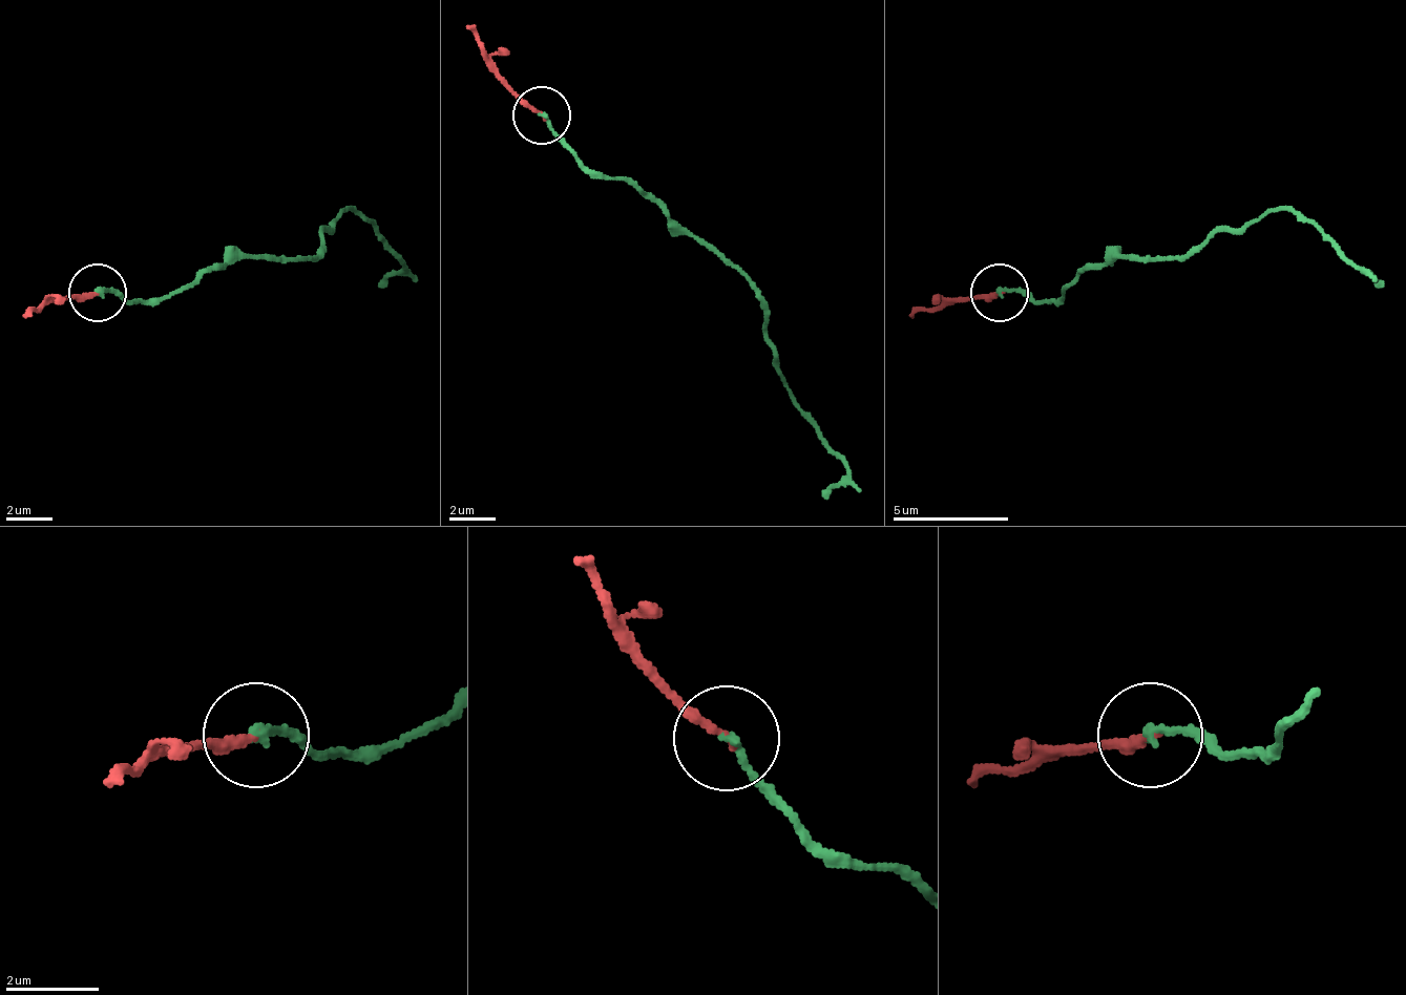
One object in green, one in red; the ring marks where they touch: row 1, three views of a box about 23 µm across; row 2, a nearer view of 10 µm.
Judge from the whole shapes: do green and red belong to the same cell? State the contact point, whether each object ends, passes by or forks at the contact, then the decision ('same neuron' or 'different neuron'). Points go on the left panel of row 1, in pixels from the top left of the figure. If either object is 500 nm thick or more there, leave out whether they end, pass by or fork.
at (98, 292); green ends there; red ends there; same neuron

